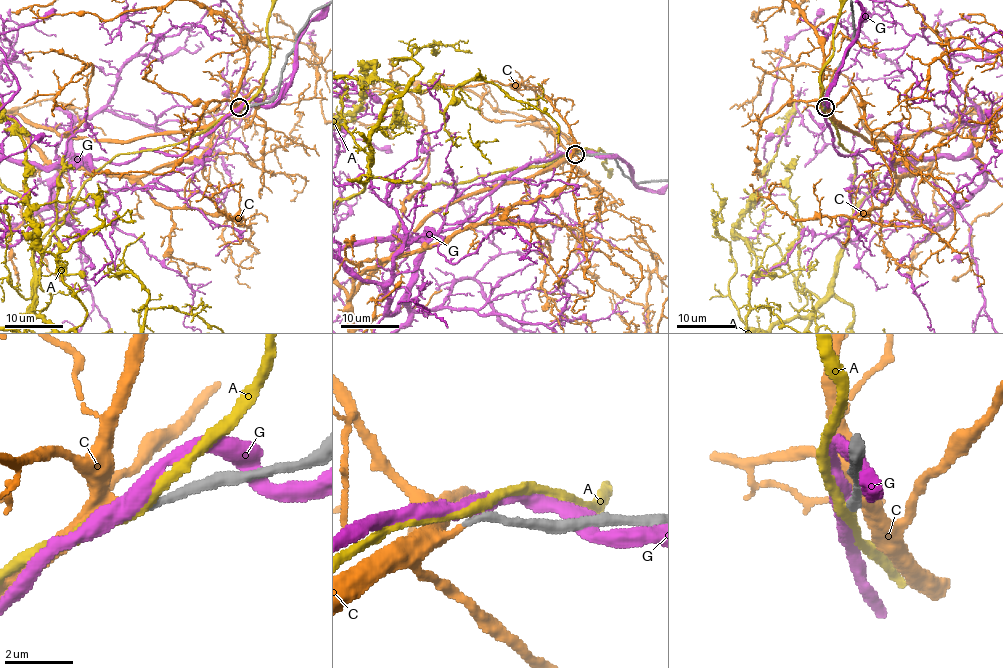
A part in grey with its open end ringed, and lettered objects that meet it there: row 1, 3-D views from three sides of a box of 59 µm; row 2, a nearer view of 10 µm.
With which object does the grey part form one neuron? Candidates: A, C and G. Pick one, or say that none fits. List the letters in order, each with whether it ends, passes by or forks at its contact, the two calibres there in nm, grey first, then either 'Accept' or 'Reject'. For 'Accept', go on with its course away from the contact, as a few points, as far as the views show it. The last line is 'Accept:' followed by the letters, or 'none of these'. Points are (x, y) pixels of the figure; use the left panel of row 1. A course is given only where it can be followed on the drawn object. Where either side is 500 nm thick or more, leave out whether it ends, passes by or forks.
A: It passes by. Thickness 280 nm (grey) against 280 nm. Reject
C: It ends there. Thickness 240 nm (grey) against 320 nm. Accept
G: It passes by. Thickness 280 nm (grey) against 480 nm. Reject
Accept: C

